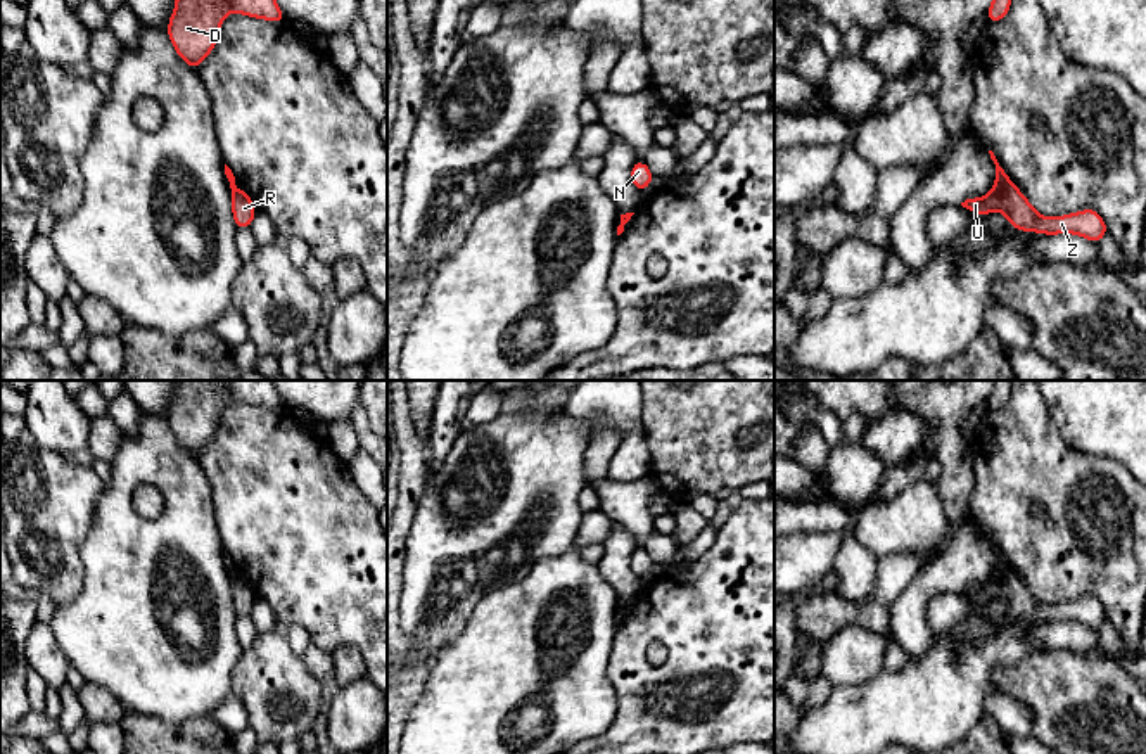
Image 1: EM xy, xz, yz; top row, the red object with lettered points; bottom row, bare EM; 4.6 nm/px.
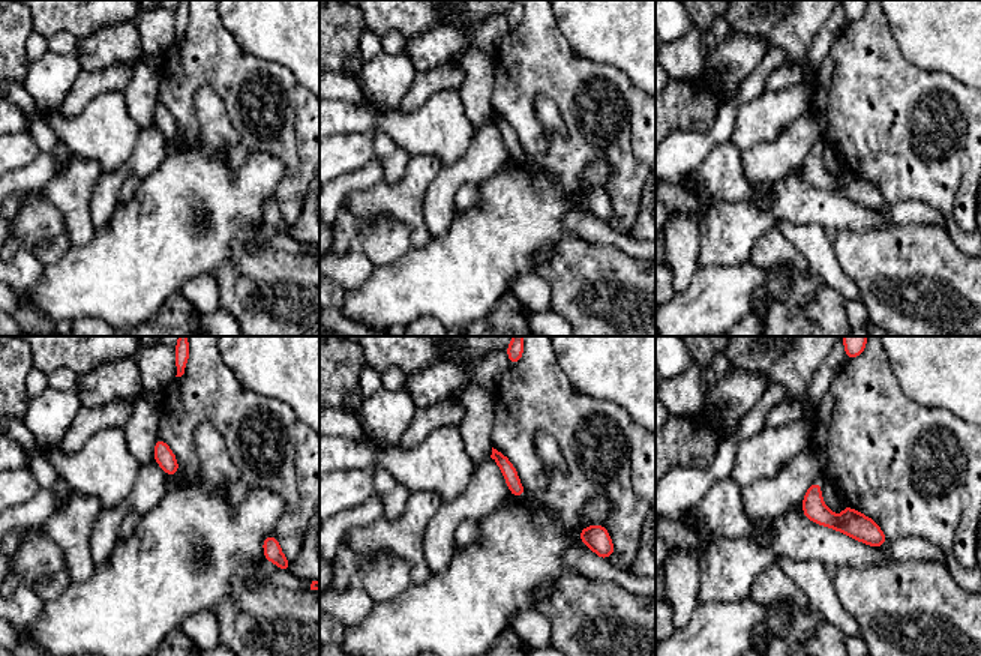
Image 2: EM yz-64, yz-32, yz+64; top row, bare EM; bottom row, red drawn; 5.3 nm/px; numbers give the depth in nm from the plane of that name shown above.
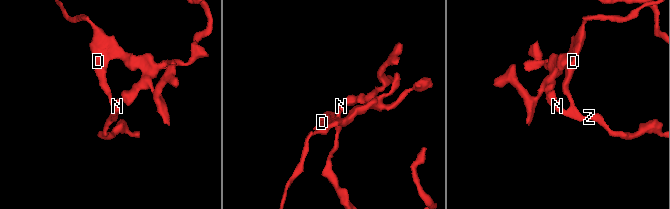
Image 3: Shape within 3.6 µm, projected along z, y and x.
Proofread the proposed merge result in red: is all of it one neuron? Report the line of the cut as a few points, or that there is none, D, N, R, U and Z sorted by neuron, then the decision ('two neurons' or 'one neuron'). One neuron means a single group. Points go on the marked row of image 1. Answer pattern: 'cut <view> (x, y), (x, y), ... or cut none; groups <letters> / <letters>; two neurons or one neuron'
cut yz (1008, 182), (996, 185); groups D / N R U Z; two neurons

